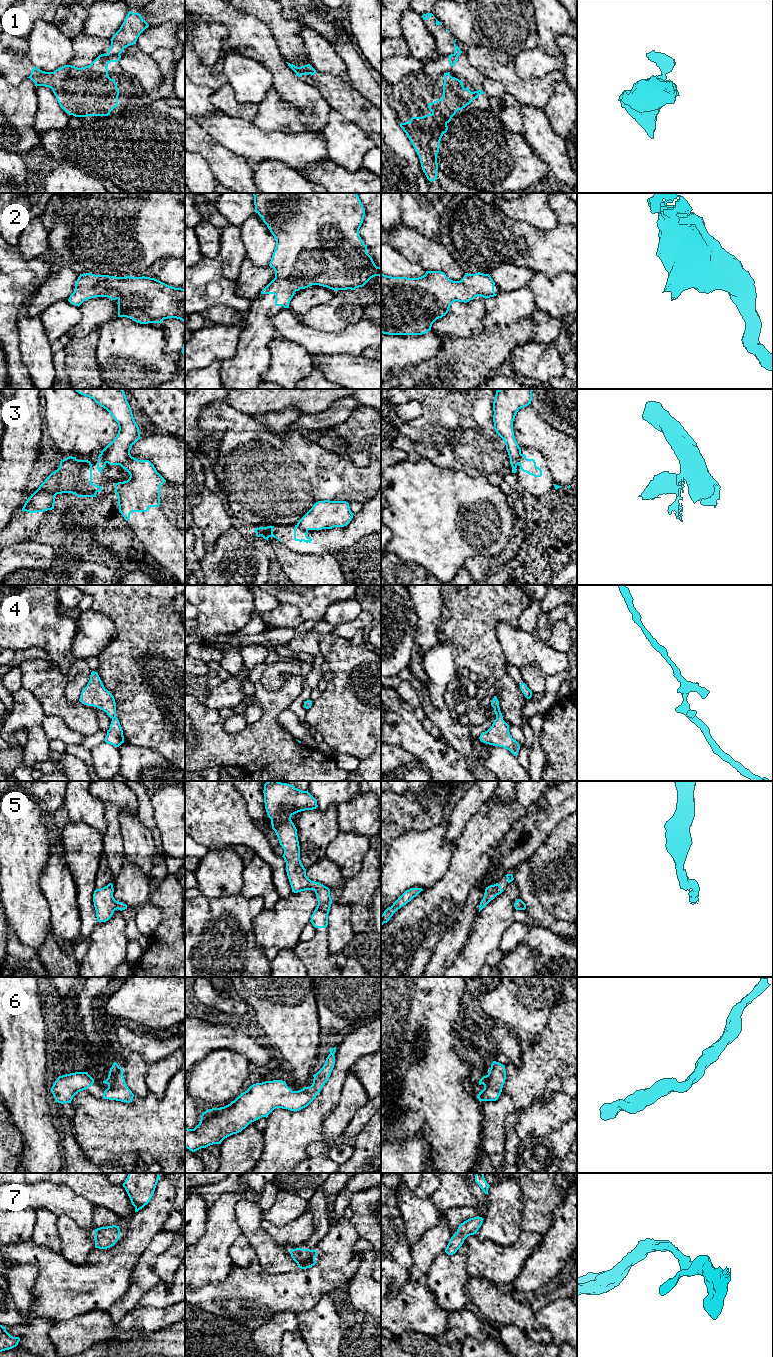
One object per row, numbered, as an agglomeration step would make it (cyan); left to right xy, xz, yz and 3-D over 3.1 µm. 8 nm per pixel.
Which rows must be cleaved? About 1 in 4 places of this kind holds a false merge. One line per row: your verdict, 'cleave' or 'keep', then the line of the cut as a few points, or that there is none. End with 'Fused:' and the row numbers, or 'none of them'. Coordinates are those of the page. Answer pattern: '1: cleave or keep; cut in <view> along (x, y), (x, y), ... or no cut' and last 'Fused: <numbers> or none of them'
1: cleave; cut in xy along (108, 53), (119, 54)
2: keep; no cut
3: cleave; cut in xz along (297, 524), (307, 530)
4: keep; no cut
5: keep; no cut
6: keep; no cut
7: keep; no cut
Fused: 1, 3

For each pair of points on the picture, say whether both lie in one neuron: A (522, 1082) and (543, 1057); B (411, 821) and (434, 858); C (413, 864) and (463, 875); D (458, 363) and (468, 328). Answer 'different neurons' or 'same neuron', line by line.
A: same neuron
B: different neurons
C: different neurons
D: different neurons

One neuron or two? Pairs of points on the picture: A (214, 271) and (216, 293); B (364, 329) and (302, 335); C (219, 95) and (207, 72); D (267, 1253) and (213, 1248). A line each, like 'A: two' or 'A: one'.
A: one
B: one
C: two
D: two

